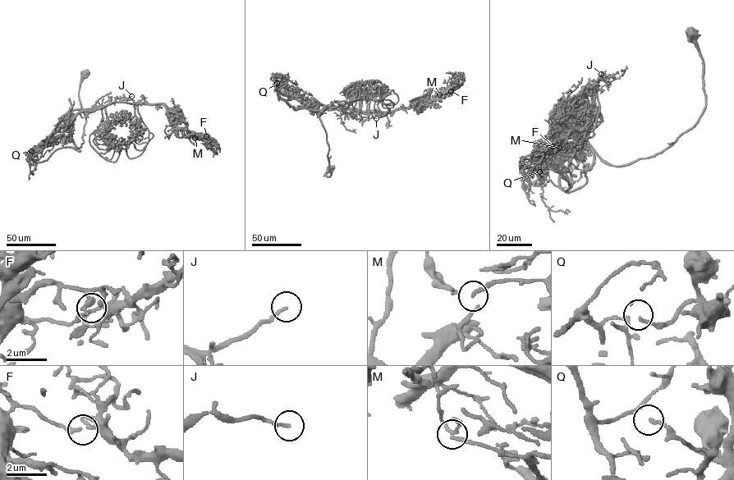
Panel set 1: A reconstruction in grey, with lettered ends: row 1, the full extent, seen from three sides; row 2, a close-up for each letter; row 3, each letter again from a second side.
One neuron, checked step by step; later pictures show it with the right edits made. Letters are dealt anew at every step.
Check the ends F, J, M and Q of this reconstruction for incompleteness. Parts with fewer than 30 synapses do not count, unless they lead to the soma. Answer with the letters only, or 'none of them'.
J

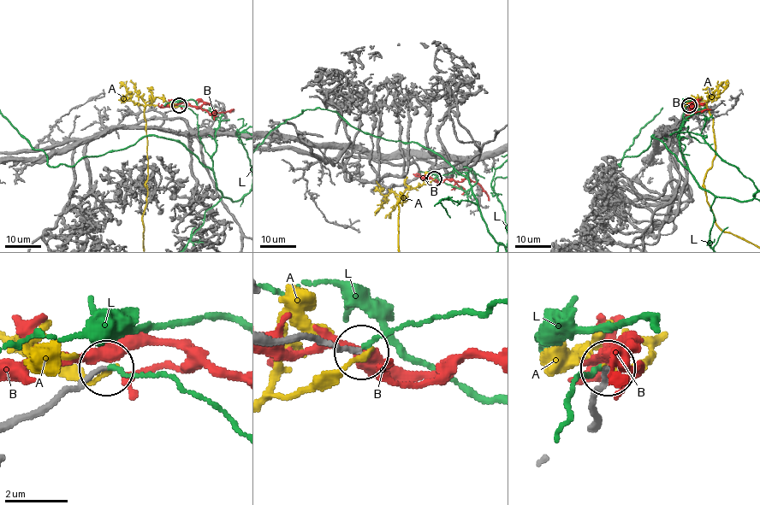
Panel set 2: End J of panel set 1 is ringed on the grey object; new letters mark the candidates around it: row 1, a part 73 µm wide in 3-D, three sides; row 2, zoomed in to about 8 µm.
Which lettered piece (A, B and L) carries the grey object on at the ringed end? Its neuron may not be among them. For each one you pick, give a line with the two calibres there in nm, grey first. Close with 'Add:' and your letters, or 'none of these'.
Add: none of these

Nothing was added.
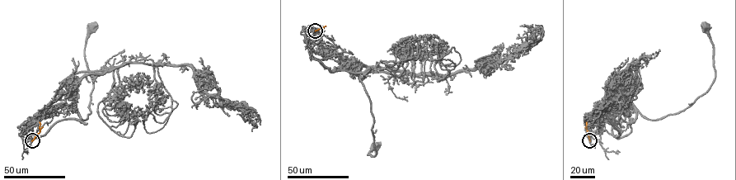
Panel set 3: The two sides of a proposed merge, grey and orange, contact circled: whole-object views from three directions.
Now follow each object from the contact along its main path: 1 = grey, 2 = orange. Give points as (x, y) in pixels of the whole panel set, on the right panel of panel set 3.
1: (589, 140), (616, 104), (631, 104), (656, 120), (683, 111), (705, 93), (714, 77), (705, 26)
2: (589, 140), (586, 121)

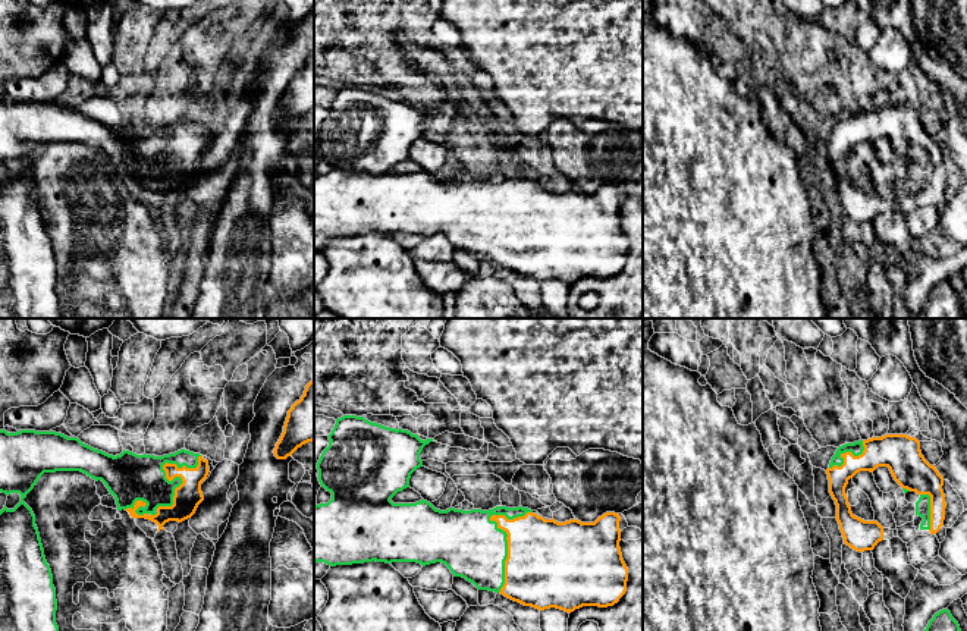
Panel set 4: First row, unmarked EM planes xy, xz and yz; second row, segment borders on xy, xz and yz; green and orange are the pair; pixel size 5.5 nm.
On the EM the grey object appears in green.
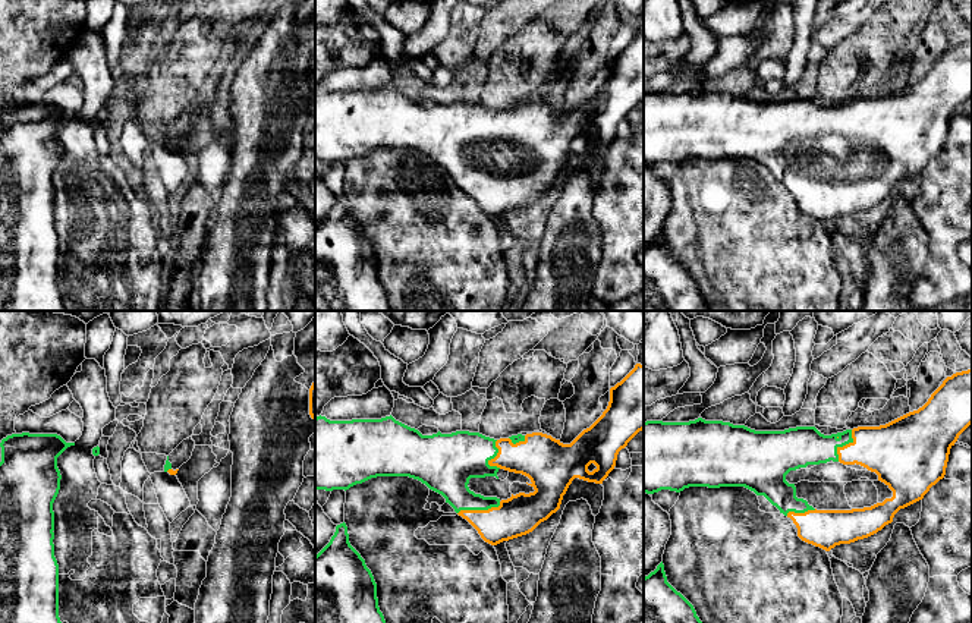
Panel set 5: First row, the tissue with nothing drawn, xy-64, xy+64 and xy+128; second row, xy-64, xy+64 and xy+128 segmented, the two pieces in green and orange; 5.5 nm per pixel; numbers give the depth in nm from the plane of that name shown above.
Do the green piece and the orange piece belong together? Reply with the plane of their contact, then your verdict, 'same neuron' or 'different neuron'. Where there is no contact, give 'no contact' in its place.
xz | same neuron

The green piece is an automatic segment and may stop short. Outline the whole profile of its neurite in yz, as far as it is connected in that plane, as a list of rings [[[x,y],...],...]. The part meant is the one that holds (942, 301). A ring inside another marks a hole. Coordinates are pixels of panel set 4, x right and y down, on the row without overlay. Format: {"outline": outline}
{"outline": [[[948,280],[929,292],[920,318],[963,318],[963,304]]]}

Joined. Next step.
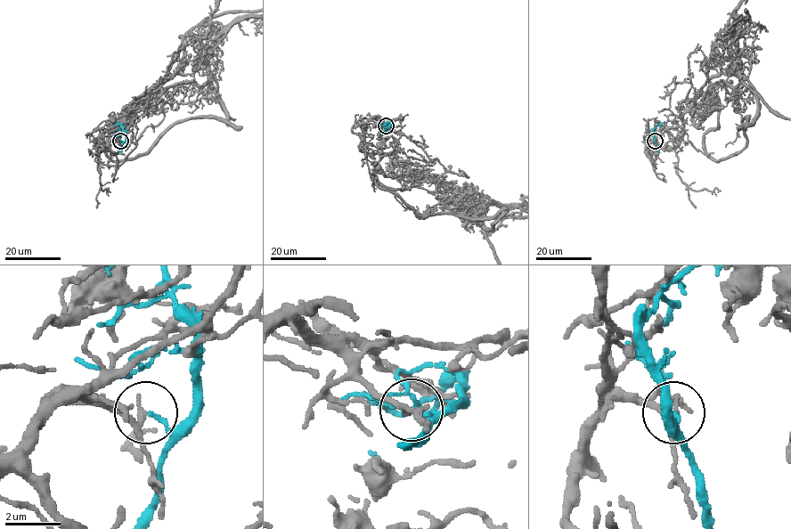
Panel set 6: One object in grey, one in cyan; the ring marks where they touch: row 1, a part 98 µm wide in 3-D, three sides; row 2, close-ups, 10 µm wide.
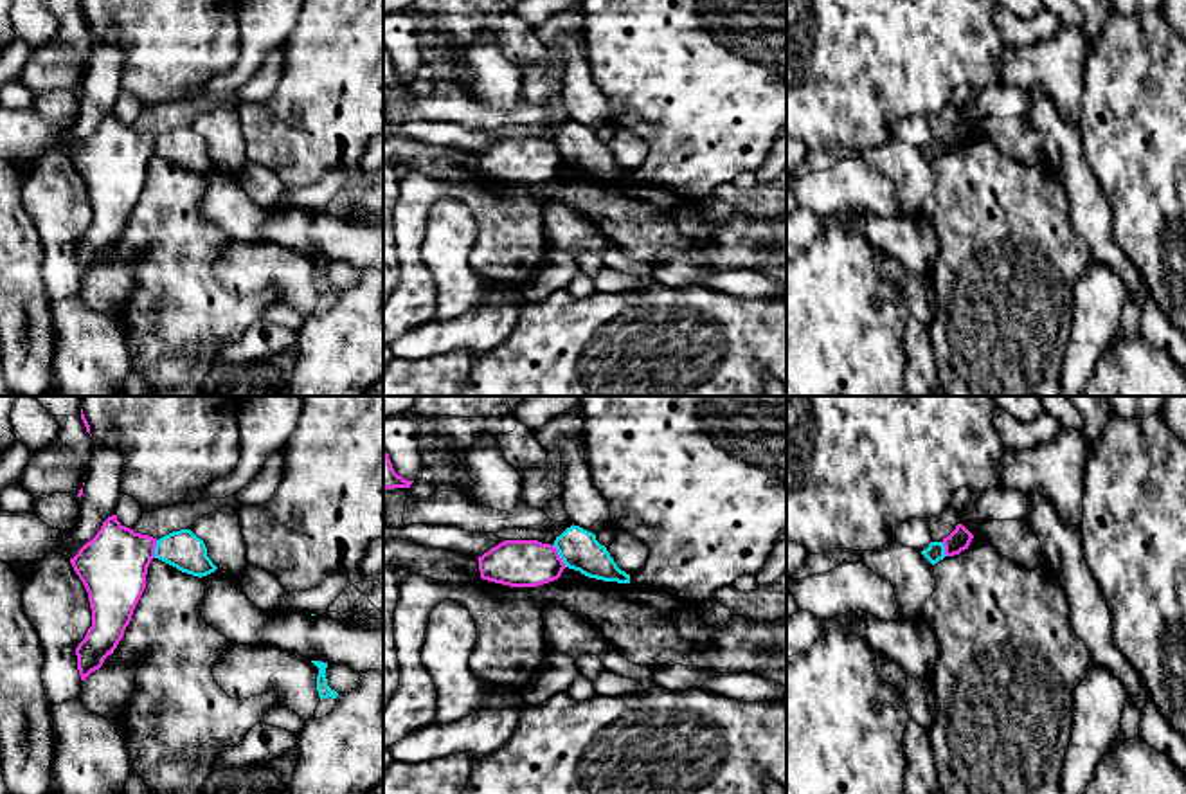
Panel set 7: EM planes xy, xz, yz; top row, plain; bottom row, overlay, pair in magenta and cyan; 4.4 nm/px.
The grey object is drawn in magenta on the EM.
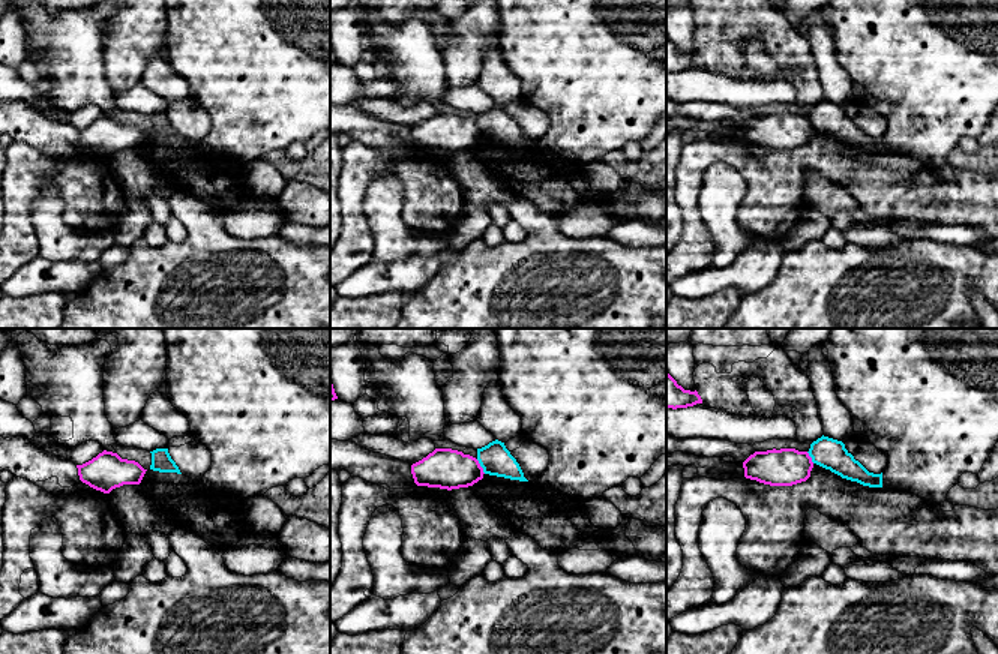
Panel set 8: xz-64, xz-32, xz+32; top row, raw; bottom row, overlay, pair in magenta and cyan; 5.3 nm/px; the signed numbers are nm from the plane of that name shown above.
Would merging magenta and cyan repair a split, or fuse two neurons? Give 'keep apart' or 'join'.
keep apart

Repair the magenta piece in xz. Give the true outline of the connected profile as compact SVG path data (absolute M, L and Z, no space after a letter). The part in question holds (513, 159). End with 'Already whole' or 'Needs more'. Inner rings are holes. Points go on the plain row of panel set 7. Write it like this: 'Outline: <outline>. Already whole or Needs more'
Outline: M504 137L477 157L482 176L509 184L538 184L565 166L556 144L538 137Z. Already whole

